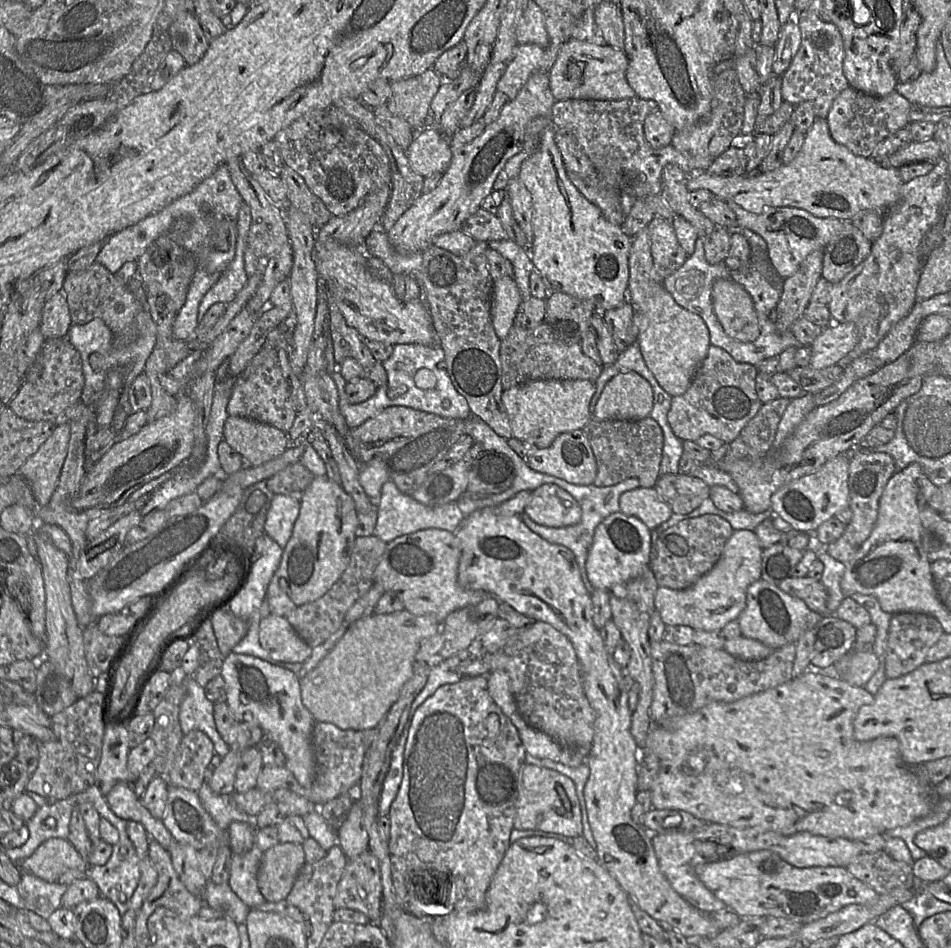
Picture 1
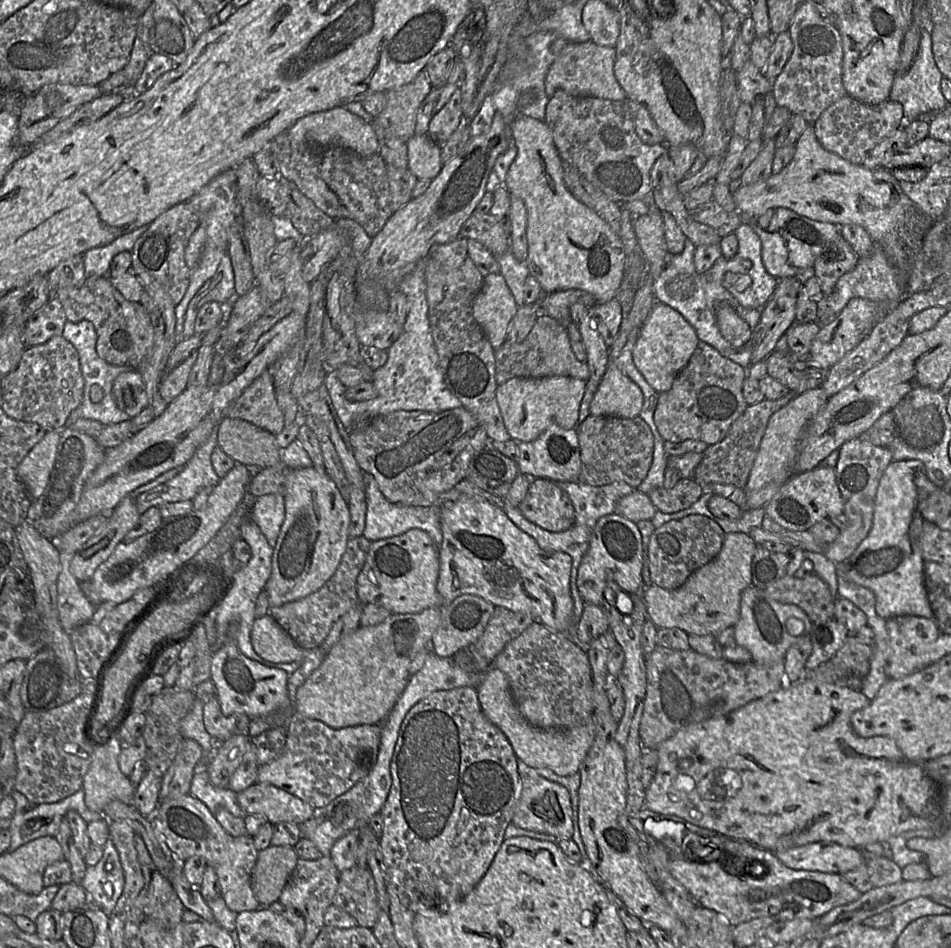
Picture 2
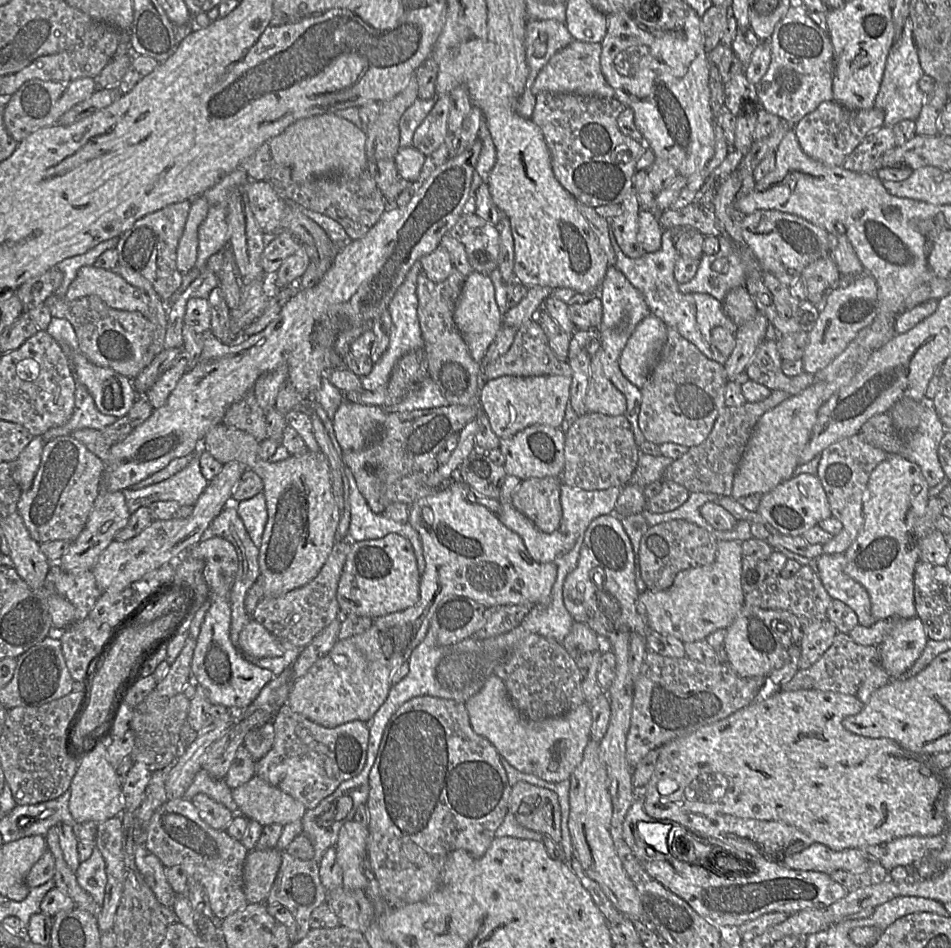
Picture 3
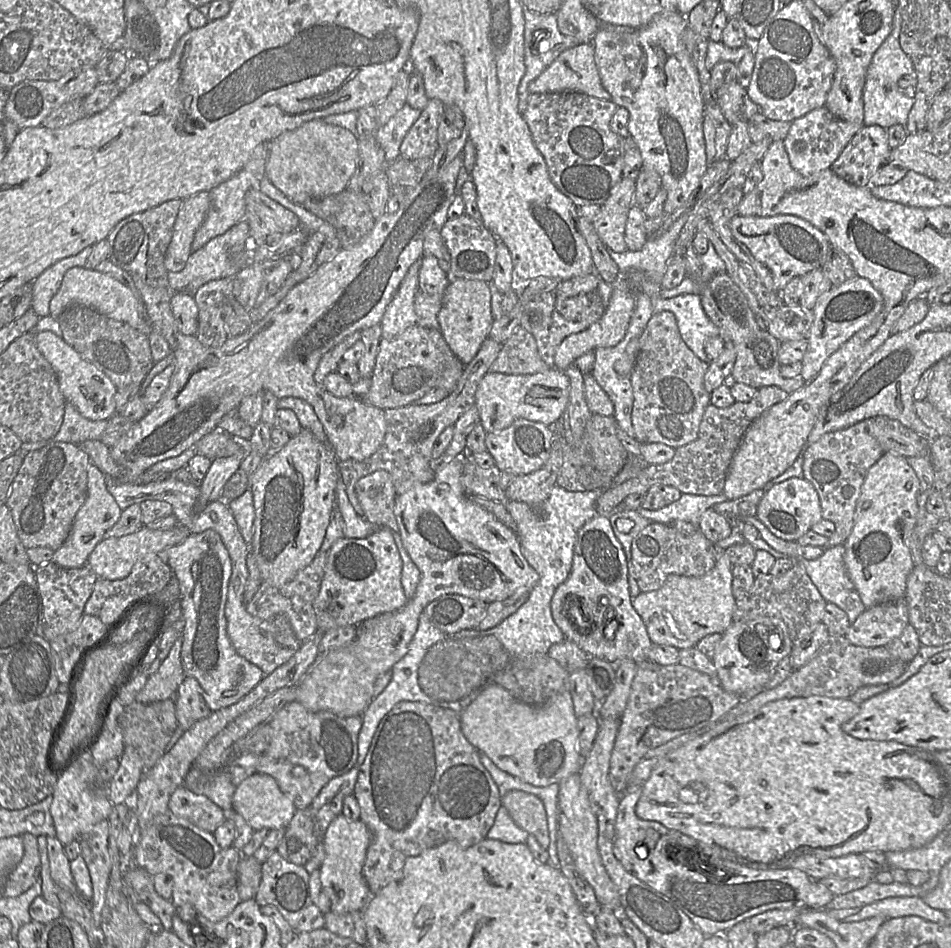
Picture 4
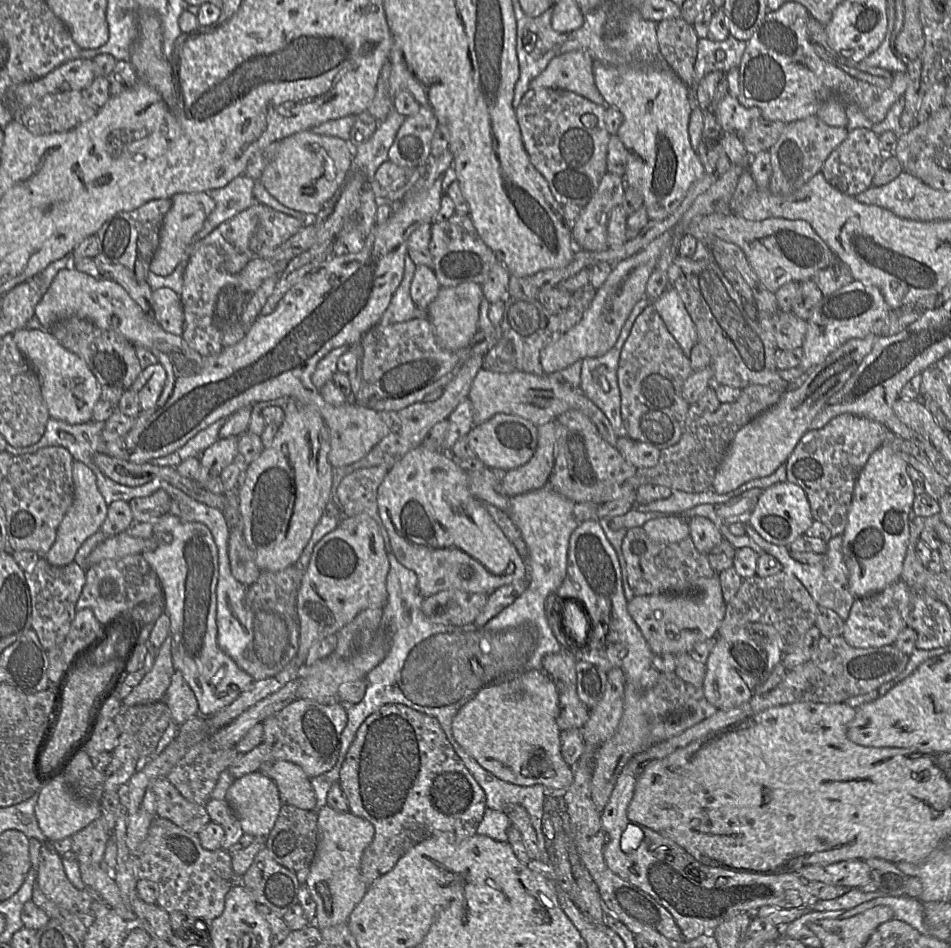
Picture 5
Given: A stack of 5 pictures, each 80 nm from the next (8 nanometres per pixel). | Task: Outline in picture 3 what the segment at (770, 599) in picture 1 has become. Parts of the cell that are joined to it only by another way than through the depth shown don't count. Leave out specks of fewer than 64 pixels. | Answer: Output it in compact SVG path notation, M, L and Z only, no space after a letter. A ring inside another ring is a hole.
M743 603L737 617L727 628L723 648L728 657L727 663L740 677L768 677L784 664L788 649L800 645L801 639L799 621L790 611L745 606Z

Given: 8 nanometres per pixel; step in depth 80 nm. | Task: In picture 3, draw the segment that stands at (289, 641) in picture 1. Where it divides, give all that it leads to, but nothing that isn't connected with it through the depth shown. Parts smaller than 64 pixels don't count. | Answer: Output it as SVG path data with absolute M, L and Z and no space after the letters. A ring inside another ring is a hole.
M252 619L240 633L238 648L243 654L256 658L279 657L285 652L283 643L262 624Z

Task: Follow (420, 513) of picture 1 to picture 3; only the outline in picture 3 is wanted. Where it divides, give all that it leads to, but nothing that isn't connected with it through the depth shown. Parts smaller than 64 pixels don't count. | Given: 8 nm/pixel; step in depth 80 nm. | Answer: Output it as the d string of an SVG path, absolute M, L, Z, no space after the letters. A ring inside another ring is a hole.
M347 468L345 469L345 473L350 480L350 486L352 489L351 495L344 473L342 470L339 471L339 476L341 476L344 485L343 498L344 494L346 494L350 507L349 538L353 541L368 541L380 539L392 533L402 535L408 538L411 542L417 563L420 566L421 575L423 575L425 560L418 533L408 522L398 522L384 516L383 514L374 513L365 497L355 486L354 479Z

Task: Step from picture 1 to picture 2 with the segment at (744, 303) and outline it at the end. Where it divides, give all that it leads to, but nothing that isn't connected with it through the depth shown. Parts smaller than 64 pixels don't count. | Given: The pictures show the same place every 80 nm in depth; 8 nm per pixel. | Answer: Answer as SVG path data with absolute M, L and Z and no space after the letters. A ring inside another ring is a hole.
M719 306L716 311L719 330L726 341L736 348L743 347L751 337L751 329L733 306Z

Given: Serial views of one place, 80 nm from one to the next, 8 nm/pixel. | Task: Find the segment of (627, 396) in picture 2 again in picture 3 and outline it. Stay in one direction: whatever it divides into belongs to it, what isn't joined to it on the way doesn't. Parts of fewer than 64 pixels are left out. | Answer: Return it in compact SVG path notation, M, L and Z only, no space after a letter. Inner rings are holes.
M601 350L592 356L585 408L587 413L622 416L627 407L625 396L605 377L600 362Z

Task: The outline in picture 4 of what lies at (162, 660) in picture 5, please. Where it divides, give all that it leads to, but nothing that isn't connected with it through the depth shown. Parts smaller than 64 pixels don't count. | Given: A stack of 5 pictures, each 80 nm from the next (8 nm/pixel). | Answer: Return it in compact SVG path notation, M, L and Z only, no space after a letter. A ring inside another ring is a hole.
M178 639L156 673L148 677L144 688L137 694L136 702L154 703L173 698L185 679L181 659L181 639Z

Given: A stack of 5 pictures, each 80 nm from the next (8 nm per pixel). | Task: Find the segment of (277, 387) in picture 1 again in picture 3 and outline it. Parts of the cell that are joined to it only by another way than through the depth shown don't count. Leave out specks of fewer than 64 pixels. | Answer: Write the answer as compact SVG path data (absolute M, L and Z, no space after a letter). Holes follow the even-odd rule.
M252 390L229 408L222 423L251 434L259 442L267 438L265 410L259 406Z

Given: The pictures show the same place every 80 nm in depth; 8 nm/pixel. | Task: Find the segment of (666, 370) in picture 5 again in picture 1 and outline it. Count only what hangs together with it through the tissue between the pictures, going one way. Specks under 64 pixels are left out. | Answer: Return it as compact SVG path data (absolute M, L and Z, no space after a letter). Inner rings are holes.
M710 345L687 391L672 397L667 418L675 436L682 441L696 441L707 434L724 443L736 439L763 405L756 392L758 374L755 365L739 363L722 348Z

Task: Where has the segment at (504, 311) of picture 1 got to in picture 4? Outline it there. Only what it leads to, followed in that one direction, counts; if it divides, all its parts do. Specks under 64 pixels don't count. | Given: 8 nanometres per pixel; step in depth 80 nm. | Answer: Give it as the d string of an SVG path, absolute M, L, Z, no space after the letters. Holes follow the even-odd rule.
M463 278L451 280L445 288L438 313L439 330L451 351L465 365L473 360L484 341L488 339L494 320L489 283Z

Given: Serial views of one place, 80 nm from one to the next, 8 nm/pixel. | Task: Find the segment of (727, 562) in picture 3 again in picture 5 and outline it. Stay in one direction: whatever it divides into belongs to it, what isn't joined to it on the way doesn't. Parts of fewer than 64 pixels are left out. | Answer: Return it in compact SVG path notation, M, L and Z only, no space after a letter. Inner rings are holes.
M718 574L697 593L643 595L628 601L627 610L654 655L689 653L698 643L717 637L727 606Z

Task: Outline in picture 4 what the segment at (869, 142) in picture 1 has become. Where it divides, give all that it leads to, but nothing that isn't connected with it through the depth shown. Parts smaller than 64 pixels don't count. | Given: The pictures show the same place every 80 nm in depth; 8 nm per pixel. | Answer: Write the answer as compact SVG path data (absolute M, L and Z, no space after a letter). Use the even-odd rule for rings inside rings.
M825 106L816 108L792 121L789 132L783 139L790 165L804 176L830 169L854 135L863 127L863 123L848 122L836 118Z

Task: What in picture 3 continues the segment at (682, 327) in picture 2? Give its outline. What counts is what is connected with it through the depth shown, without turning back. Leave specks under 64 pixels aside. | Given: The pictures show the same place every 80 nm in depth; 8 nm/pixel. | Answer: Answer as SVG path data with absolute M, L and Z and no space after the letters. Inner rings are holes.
M650 313L628 340L619 367L625 378L638 388L646 384L666 337L667 325Z

